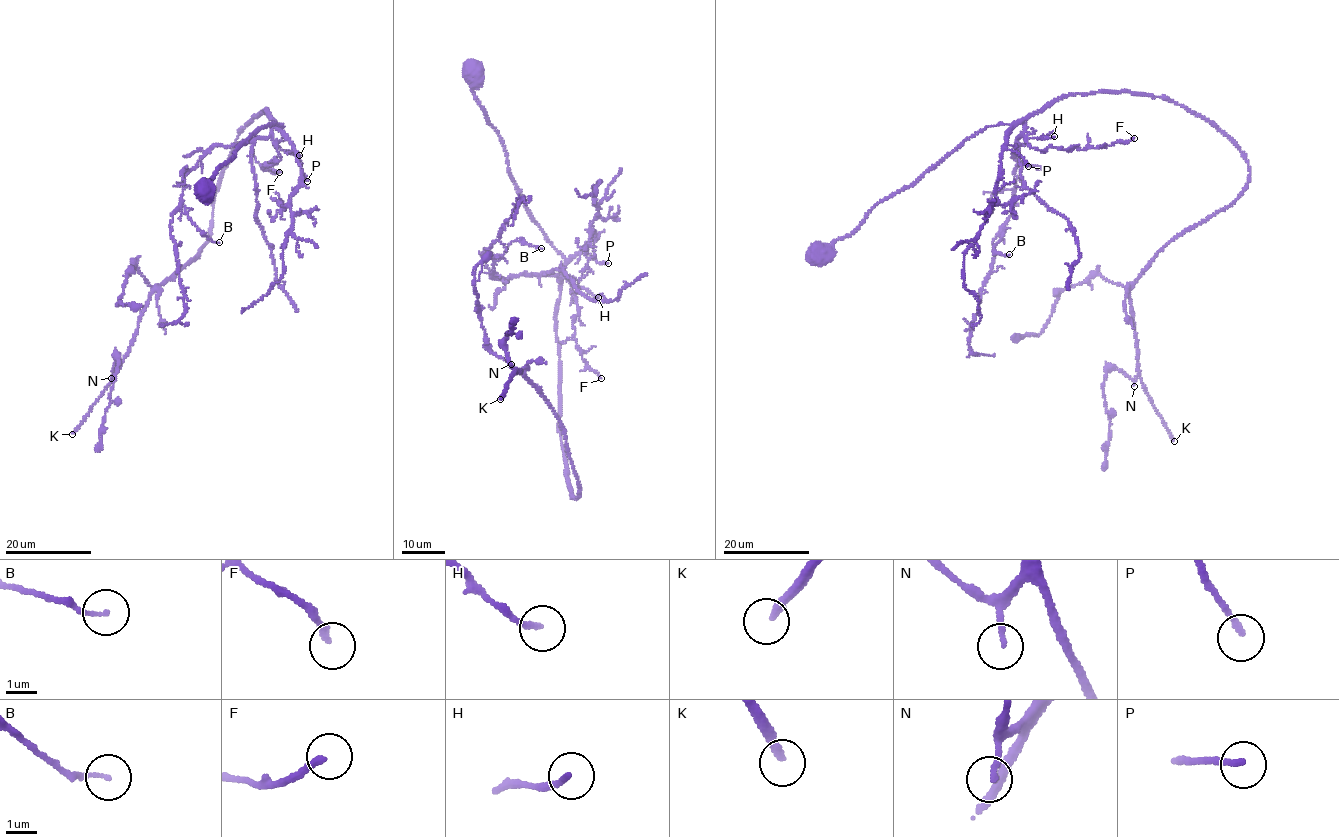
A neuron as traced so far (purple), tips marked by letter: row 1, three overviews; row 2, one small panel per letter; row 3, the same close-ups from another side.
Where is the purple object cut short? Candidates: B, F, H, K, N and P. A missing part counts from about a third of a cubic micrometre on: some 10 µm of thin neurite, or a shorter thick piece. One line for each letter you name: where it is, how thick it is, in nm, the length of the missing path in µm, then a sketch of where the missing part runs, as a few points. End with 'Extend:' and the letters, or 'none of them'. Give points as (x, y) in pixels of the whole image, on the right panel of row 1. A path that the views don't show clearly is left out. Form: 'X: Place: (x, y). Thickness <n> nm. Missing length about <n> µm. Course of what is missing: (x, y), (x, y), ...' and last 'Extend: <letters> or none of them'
K: Place: (1174, 441). Thickness 280 nm. Missing length about 120 µm
N: Place: (1134, 386). Thickness 150 nm. Missing length about 50 µm
Extend: K, N

